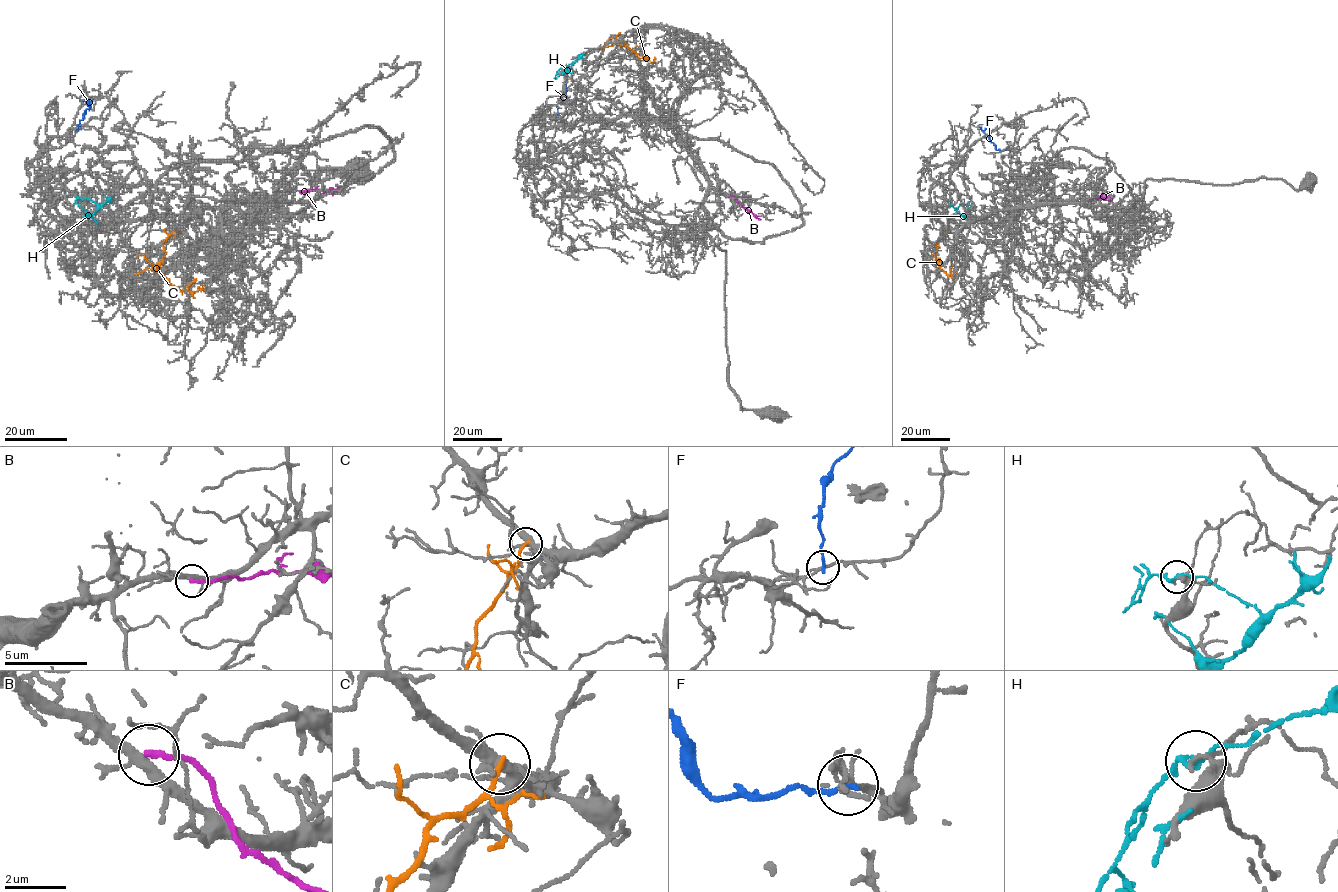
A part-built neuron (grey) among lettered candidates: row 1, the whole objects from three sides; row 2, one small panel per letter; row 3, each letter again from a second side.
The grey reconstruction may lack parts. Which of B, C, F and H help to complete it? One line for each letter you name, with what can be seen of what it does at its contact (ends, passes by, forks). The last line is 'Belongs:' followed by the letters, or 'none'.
Belongs: none

